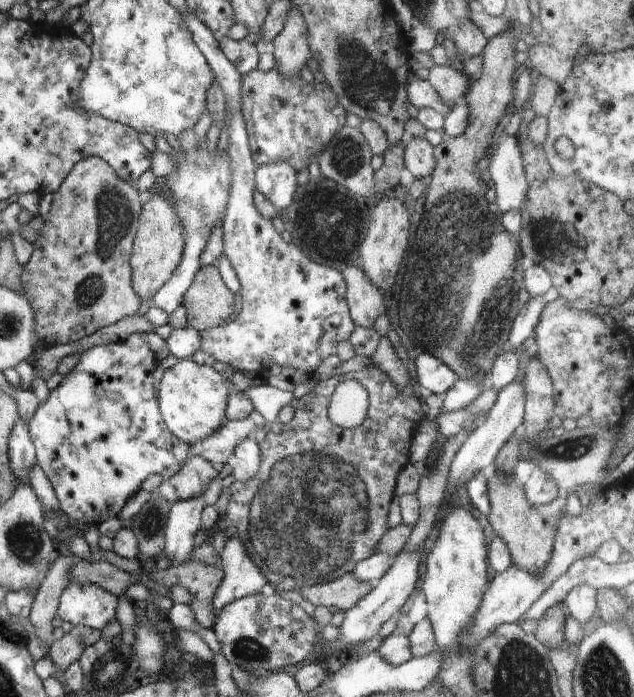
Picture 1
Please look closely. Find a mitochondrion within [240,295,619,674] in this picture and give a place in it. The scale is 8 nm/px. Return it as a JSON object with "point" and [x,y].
{"point":[574,448]}

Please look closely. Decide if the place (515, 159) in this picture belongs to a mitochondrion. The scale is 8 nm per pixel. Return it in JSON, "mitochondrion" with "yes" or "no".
{"mitochondrion":"no"}

